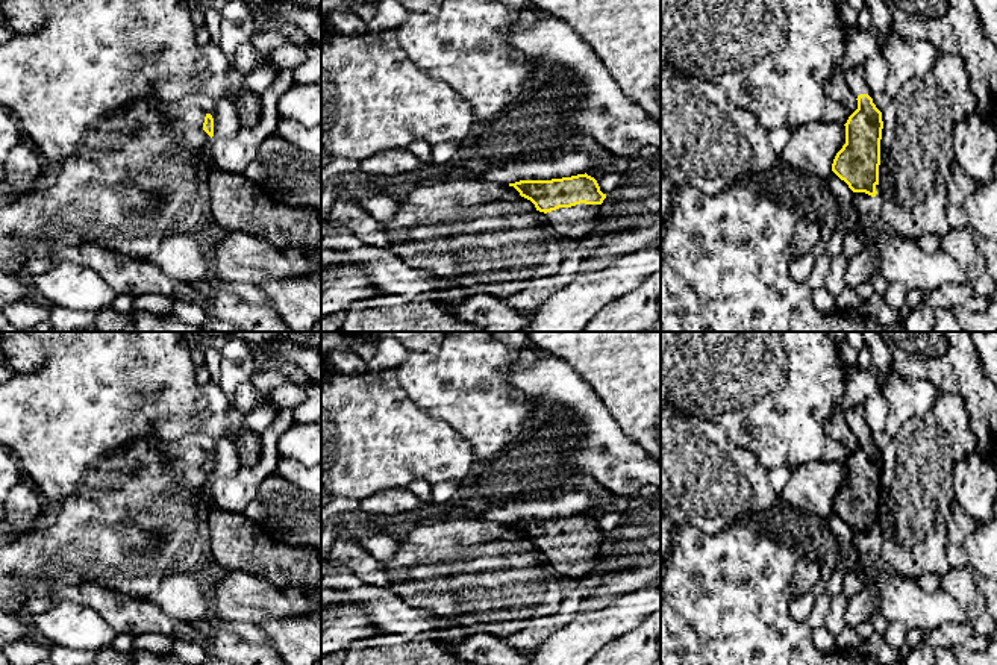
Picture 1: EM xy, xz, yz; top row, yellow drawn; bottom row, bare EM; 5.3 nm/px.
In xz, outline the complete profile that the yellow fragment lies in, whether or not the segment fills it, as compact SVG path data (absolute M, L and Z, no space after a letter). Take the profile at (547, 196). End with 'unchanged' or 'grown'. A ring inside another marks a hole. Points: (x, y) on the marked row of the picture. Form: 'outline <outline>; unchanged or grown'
outline M586 173L552 180L520 180L509 186L544 212L562 239L579 241L595 230L600 204L606 198L597 180Z; grown

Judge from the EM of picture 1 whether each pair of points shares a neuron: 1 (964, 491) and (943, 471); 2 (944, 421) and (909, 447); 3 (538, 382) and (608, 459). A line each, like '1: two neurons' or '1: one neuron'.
1: two neurons
2: one neuron
3: one neuron

